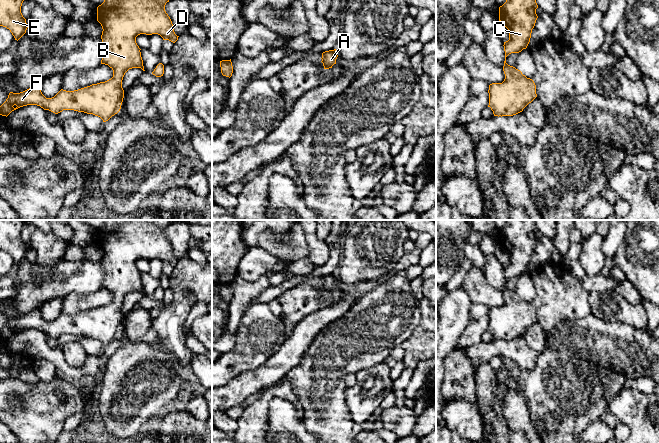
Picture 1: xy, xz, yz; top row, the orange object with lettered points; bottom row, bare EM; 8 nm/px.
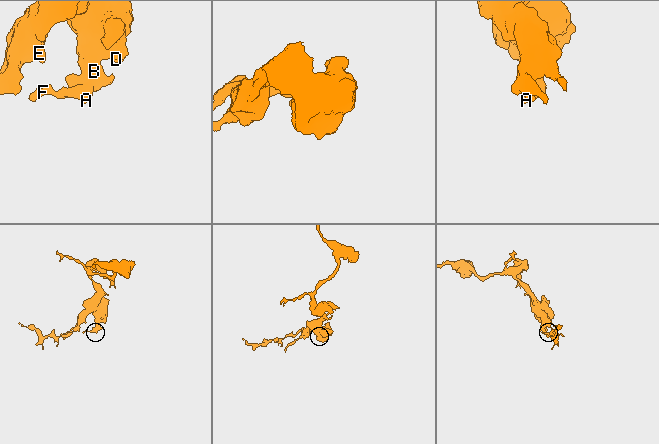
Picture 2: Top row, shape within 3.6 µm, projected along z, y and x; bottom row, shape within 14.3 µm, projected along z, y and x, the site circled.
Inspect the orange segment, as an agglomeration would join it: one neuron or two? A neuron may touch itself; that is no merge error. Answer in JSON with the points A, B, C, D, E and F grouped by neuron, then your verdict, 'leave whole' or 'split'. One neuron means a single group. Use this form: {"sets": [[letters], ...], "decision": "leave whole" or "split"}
{"sets": [["A", "B", "C", "D", "E", "F"]], "decision": "leave whole"}

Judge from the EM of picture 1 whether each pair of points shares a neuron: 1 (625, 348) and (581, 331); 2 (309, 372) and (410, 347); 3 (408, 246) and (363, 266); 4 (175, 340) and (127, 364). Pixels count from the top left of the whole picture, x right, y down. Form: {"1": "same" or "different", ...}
{"1": "same", "2": "different", "3": "different", "4": "different"}

